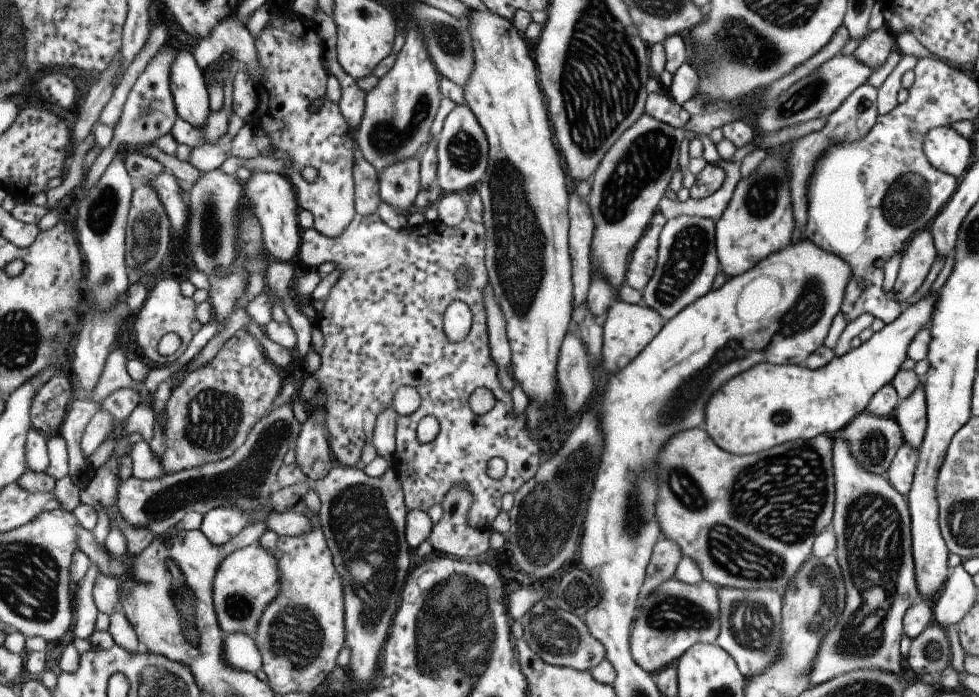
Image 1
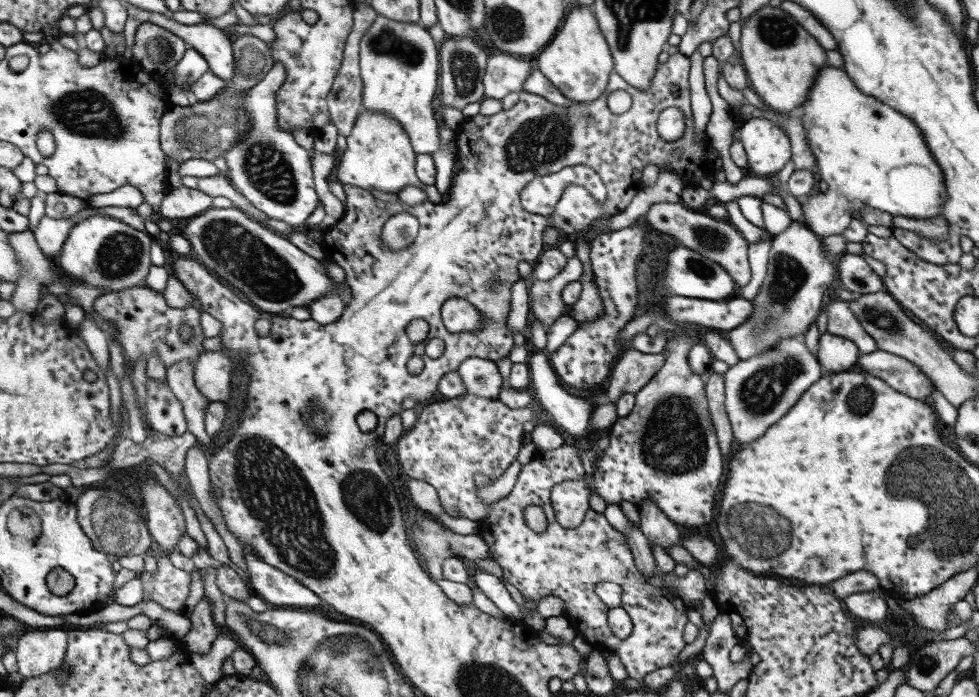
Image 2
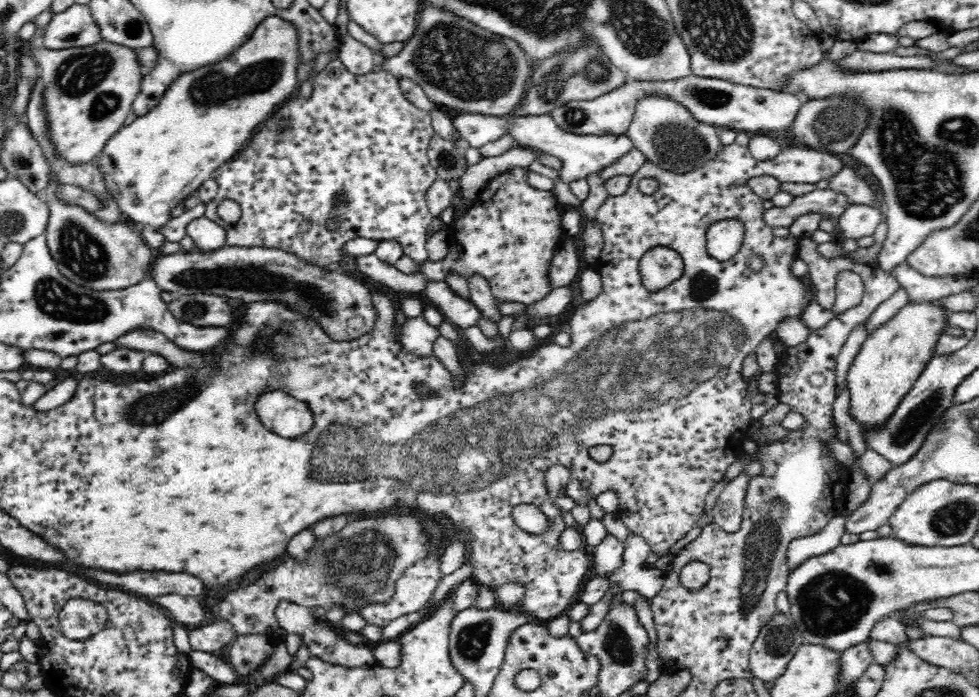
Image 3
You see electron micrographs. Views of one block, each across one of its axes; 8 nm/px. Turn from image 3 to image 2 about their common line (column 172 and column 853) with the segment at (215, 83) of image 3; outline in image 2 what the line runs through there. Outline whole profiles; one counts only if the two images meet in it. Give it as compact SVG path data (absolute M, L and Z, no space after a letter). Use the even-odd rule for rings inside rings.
M823 66L819 72L817 72L817 78L813 80L813 86L809 88L809 94L807 94L807 98L805 98L805 102L801 104L801 108L797 108L795 110L795 116L799 118L799 122L803 124L803 128L805 128L805 140L807 140L807 144L809 144L809 150L813 152L813 156L815 156L815 160L817 160L817 166L815 166L815 170L819 172L819 176L821 176L821 182L825 182L829 188L827 188L827 192L825 194L819 194L817 198L813 198L811 202L803 202L801 204L801 222L799 224L803 224L803 226L807 226L811 232L815 232L819 238L823 238L823 236L835 236L835 234L839 234L839 232L843 232L849 224L851 224L851 210L855 210L855 212L859 212L859 210L863 210L863 208L867 208L867 210L881 210L883 214L889 214L889 216L903 216L903 218L913 218L913 220L929 220L929 218L939 218L941 216L941 206L945 204L945 182L943 182L943 174L941 174L941 168L937 166L937 162L935 162L935 158L931 158L931 154L929 154L929 150L927 150L927 146L925 146L925 140L921 138L921 132L919 132L919 128L909 120L909 118L905 118L905 116L901 116L899 112L895 112L893 108L887 108L885 104L881 104L881 102L877 102L877 98L869 98L869 96L865 96L865 94L861 94L855 86L853 86L853 82L847 78L847 74L845 74L845 70L843 68L833 68L833 66Z

